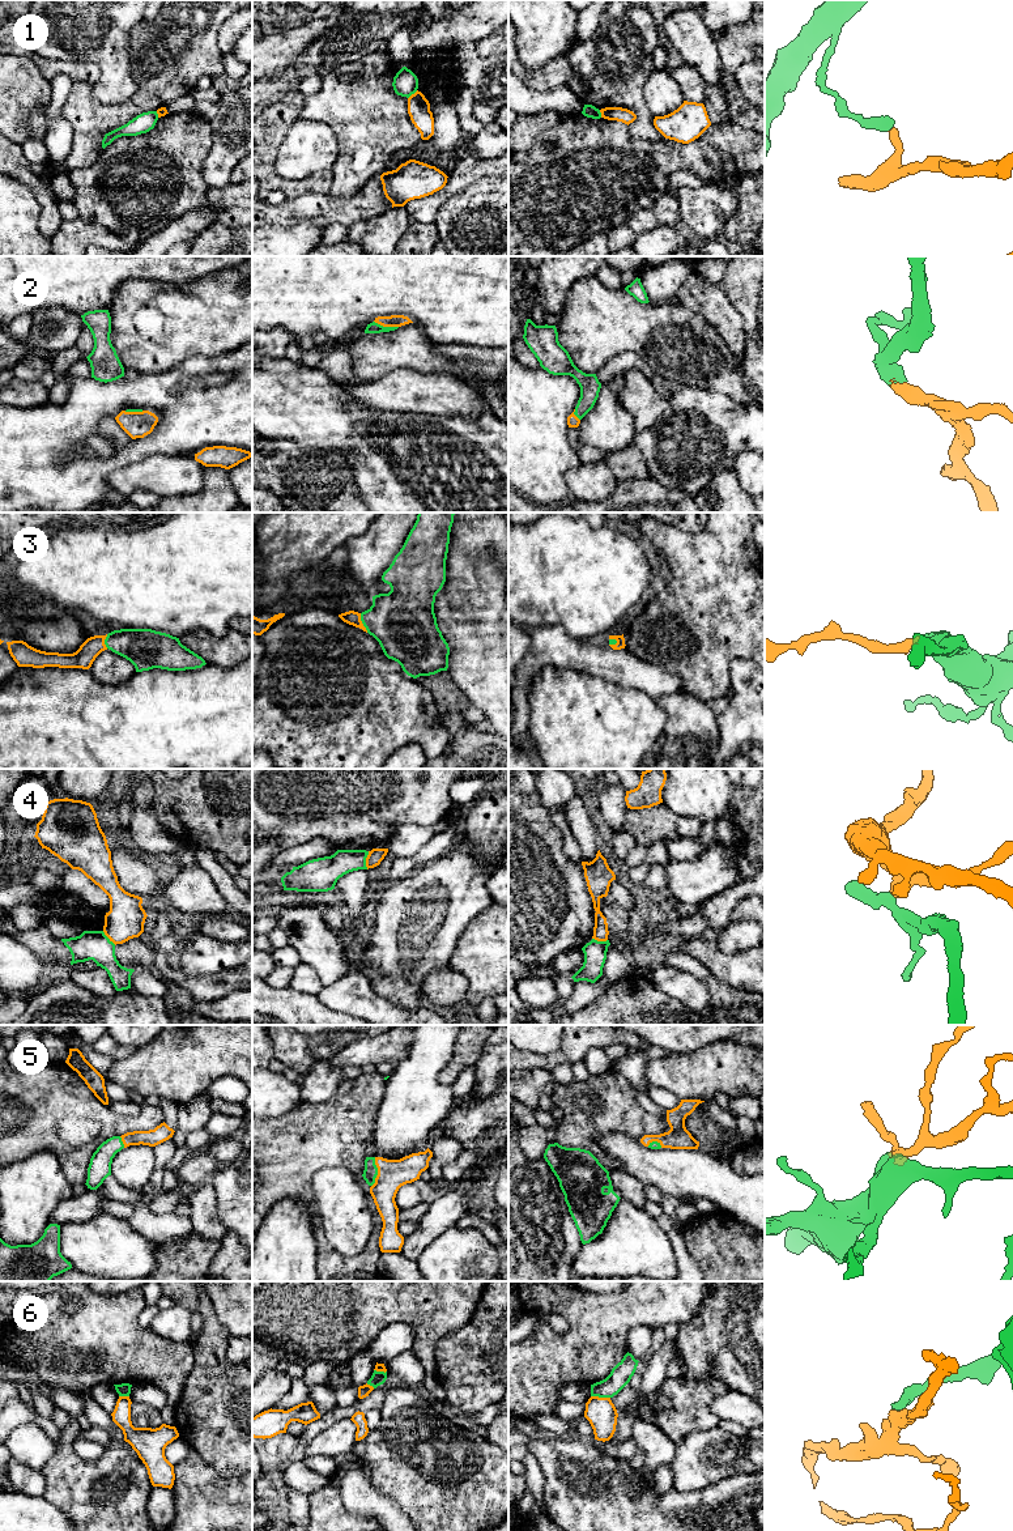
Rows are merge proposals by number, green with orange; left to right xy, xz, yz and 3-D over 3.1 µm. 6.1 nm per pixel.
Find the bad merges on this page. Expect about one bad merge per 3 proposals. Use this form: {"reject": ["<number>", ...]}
{"reject": ["1", "4", "6"]}

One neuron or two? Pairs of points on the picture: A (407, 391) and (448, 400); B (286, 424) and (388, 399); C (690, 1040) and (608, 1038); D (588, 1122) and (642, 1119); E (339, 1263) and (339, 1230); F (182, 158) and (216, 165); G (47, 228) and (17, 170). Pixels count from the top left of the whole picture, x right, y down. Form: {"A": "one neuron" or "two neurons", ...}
{"A": "one neuron", "B": "two neurons", "C": "two neurons", "D": "one neuron", "E": "two neurons", "F": "two neurons", "G": "one neuron"}

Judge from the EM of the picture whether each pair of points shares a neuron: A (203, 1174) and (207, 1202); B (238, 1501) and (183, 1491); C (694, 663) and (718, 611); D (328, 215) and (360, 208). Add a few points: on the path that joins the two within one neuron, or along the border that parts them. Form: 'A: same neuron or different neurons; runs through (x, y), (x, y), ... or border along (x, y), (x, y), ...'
A: different neurons; border along (209, 1182), (187, 1191)
B: same neuron; runs through (225, 1501), (207, 1501), (196, 1491)
C: same neuron; runs through (699, 650), (701, 628), (705, 624)
D: same neuron; runs through (336, 211), (352, 209)

